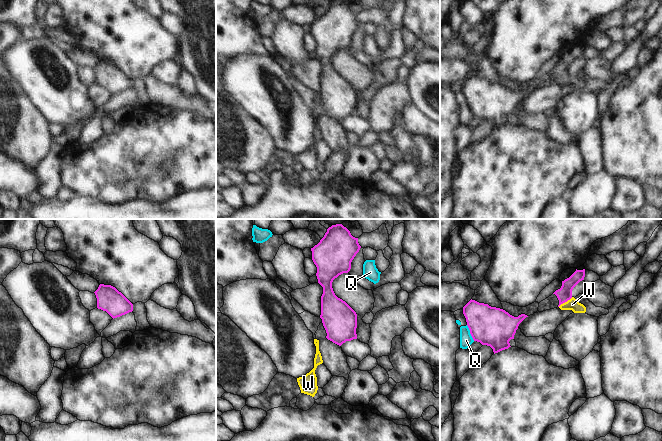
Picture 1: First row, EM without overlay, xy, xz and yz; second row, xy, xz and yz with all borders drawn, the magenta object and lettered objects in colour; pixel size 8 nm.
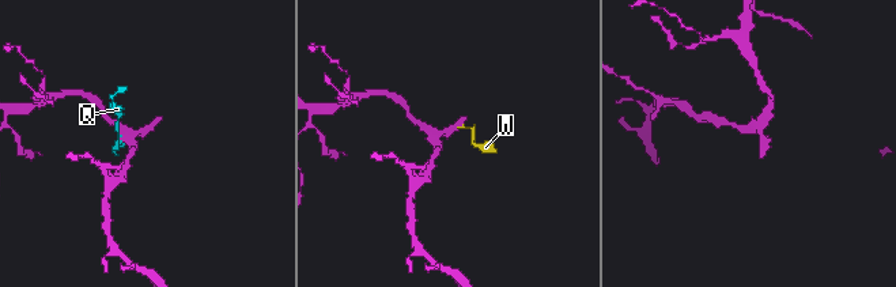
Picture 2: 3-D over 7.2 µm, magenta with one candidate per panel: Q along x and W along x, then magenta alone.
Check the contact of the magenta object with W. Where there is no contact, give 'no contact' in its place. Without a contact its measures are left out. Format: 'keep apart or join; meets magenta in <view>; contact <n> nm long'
join; meets magenta in yz; contact 140 nm long

